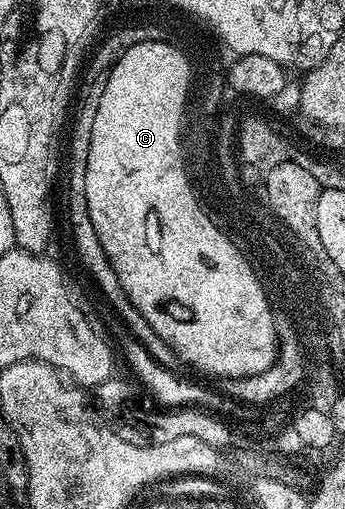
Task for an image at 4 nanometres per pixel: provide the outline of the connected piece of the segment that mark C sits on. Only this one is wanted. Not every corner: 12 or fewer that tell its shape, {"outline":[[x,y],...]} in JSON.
{"outline":[[124,53],[87,209],[182,364],[277,360],[274,310],[177,195],[189,58]]}

